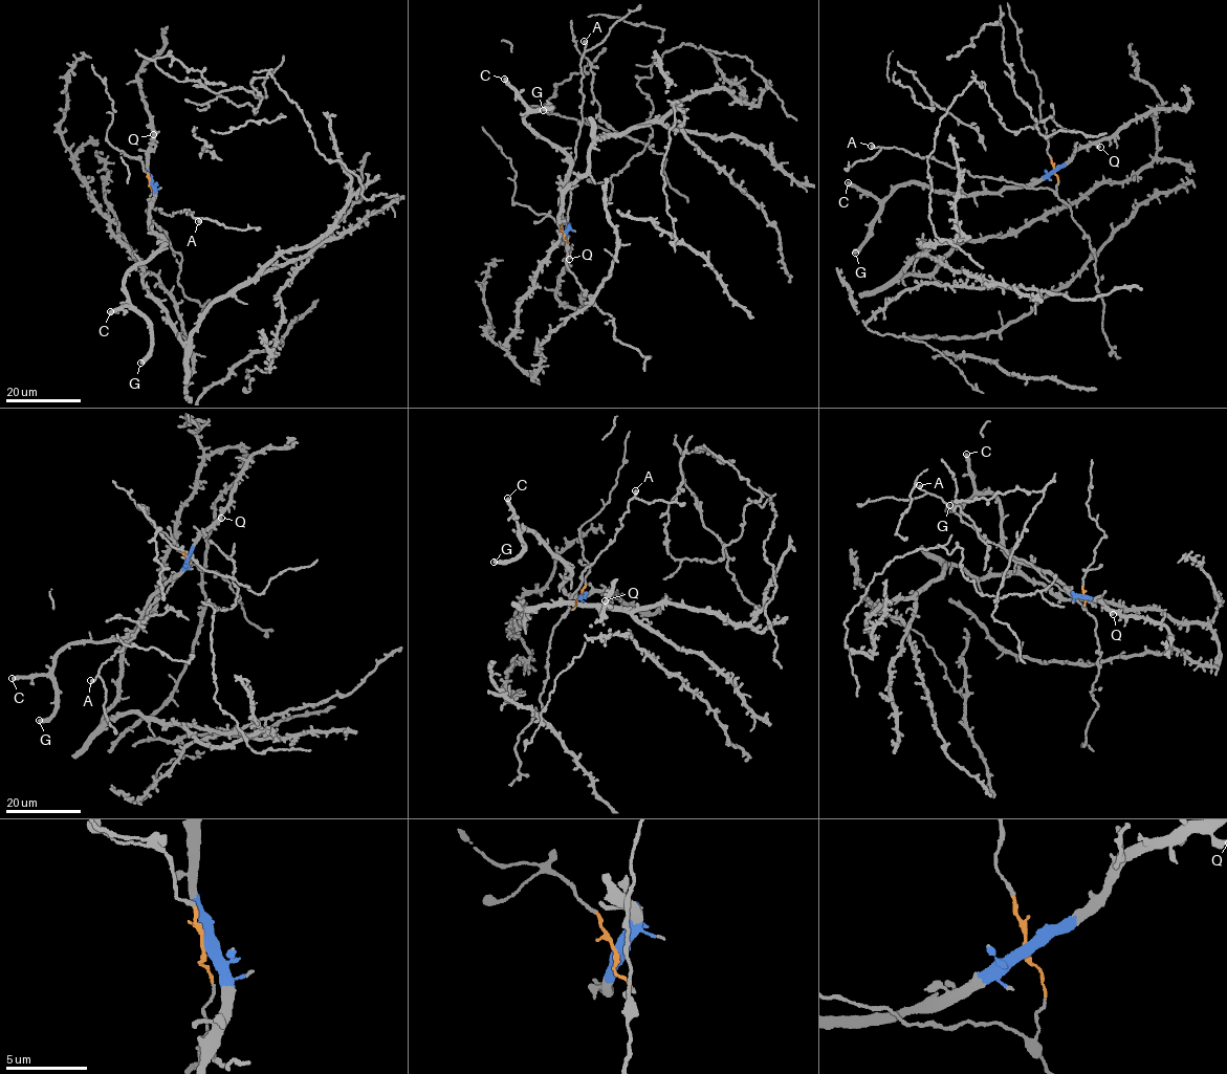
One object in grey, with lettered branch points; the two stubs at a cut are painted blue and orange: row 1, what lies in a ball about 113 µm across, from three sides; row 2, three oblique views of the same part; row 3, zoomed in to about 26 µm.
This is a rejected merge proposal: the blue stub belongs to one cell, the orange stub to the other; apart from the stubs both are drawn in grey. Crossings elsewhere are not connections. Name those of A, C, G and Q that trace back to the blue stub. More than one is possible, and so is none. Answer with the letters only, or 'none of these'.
C, G, Q

